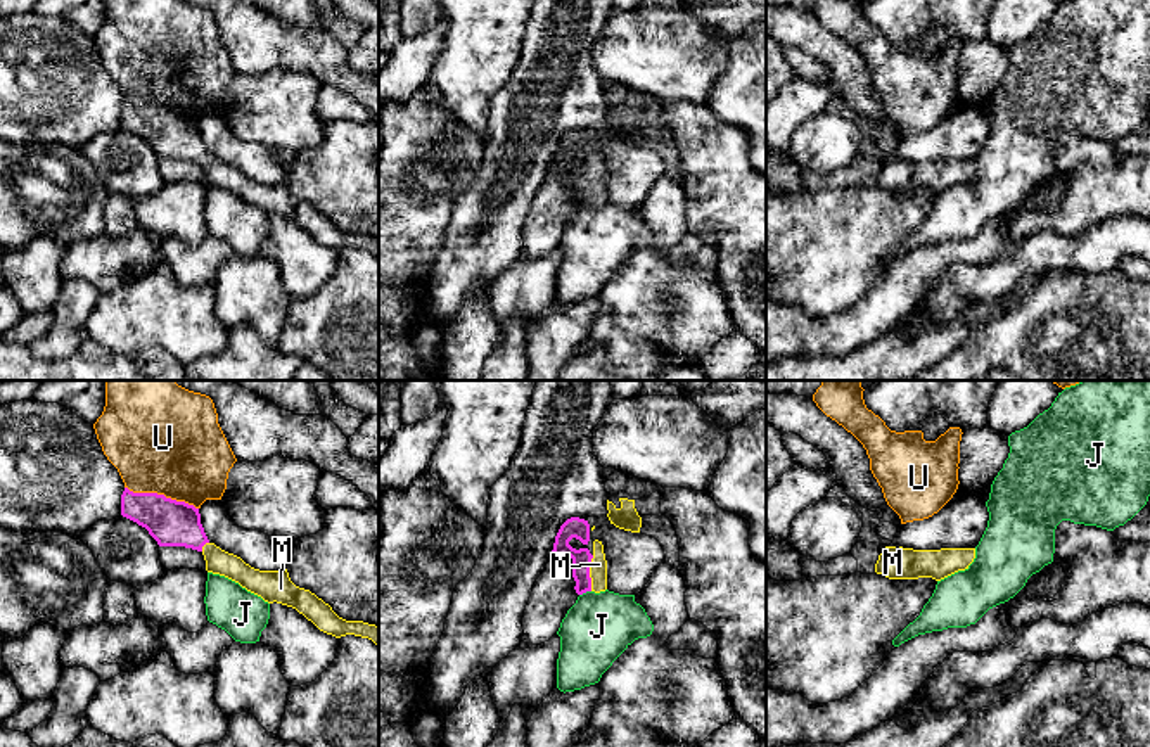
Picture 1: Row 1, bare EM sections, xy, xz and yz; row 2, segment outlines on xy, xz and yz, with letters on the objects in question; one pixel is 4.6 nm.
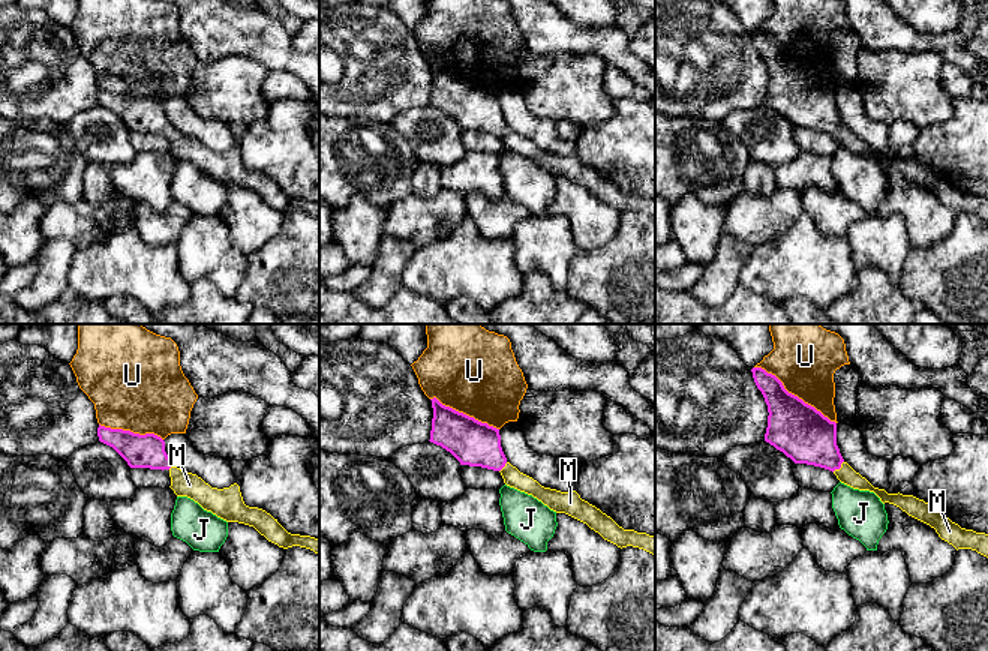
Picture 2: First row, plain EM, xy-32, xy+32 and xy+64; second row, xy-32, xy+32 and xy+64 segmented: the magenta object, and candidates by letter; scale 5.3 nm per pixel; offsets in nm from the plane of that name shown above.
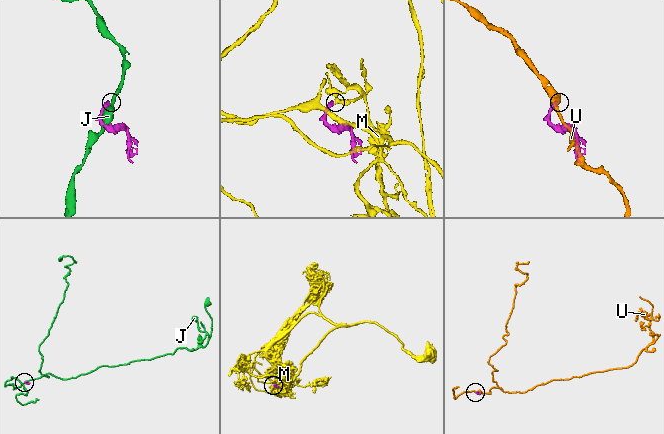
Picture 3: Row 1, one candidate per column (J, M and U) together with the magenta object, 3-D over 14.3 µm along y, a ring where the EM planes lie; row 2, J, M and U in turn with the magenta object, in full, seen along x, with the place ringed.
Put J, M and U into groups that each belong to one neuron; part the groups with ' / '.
J / M / U

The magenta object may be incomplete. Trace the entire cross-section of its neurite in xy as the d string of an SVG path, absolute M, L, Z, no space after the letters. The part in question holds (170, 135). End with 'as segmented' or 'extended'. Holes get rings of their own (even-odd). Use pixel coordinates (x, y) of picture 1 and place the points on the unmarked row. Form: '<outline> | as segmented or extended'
M125 100L121 128L145 140L159 159L185 159L204 168L206 183L239 195L268 216L296 221L320 244L335 251L355 247L379 259L379 239L339 230L329 216L310 202L296 199L287 182L259 183L240 169L211 156L201 137L199 121L157 105L133 105Z | extended

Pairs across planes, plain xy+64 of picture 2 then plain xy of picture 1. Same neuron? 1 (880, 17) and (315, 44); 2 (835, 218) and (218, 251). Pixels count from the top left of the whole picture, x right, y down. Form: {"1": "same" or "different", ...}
{"1": "same", "2": "same"}

